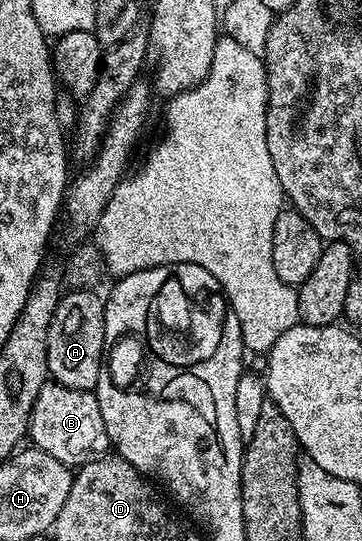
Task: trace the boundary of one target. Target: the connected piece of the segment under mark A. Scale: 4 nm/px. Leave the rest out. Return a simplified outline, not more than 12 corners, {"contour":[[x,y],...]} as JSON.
{"contour":[[62,294],[47,337],[50,376],[96,388],[107,350],[105,299]]}

